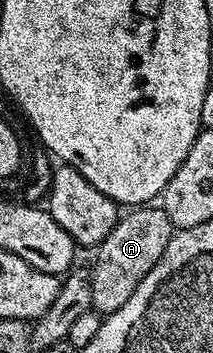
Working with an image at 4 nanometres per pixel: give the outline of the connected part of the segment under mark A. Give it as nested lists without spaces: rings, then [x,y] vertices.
[[[138,205],[121,216],[118,224],[108,233],[103,243],[96,248],[98,256],[94,259],[94,267],[89,268],[92,289],[91,308],[105,317],[116,313],[120,305],[128,302],[128,297],[136,293],[136,285],[152,273],[152,265],[164,257],[164,249],[168,249],[168,241],[172,241],[176,228],[168,217],[168,213],[158,205]]]

